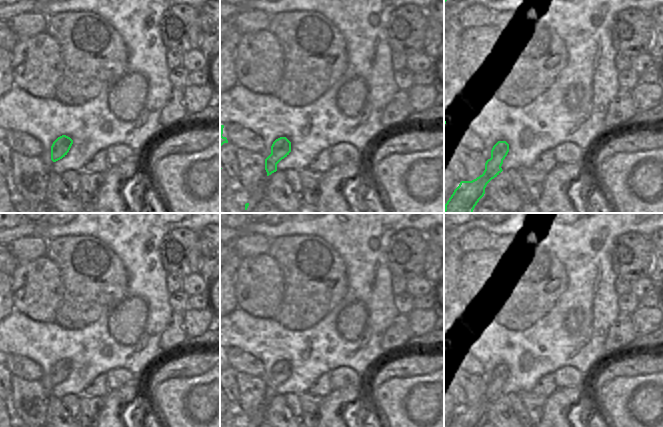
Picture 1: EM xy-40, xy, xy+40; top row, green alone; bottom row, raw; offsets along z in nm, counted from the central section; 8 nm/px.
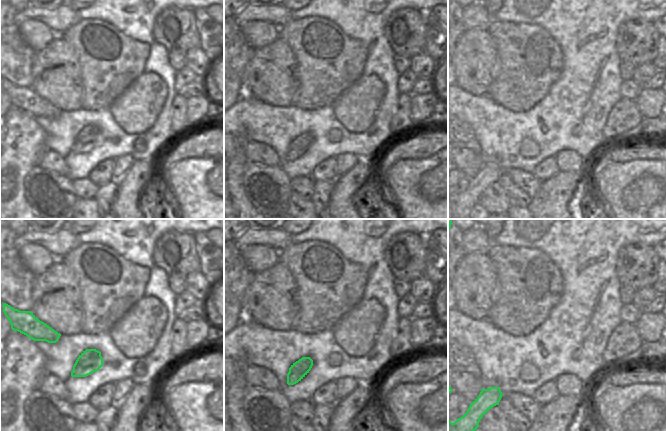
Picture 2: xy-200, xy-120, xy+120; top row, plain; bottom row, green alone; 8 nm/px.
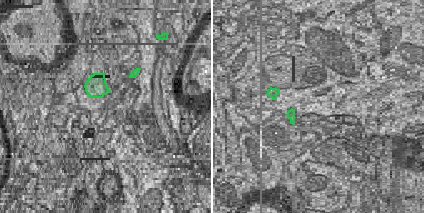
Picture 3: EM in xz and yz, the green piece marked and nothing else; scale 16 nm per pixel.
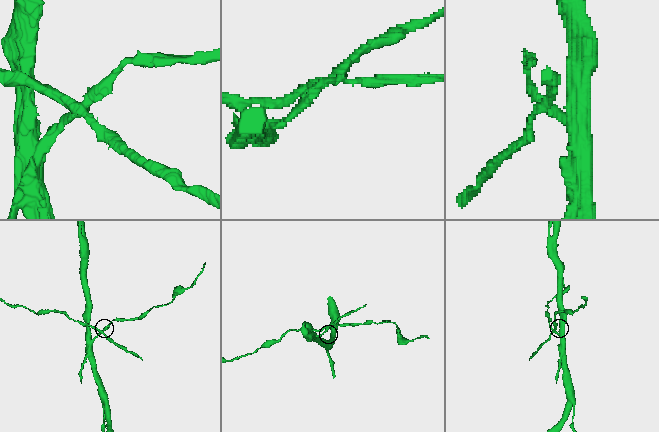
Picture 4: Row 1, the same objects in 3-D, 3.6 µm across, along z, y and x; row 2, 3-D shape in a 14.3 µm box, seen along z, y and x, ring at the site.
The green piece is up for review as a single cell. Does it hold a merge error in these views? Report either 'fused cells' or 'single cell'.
single cell

